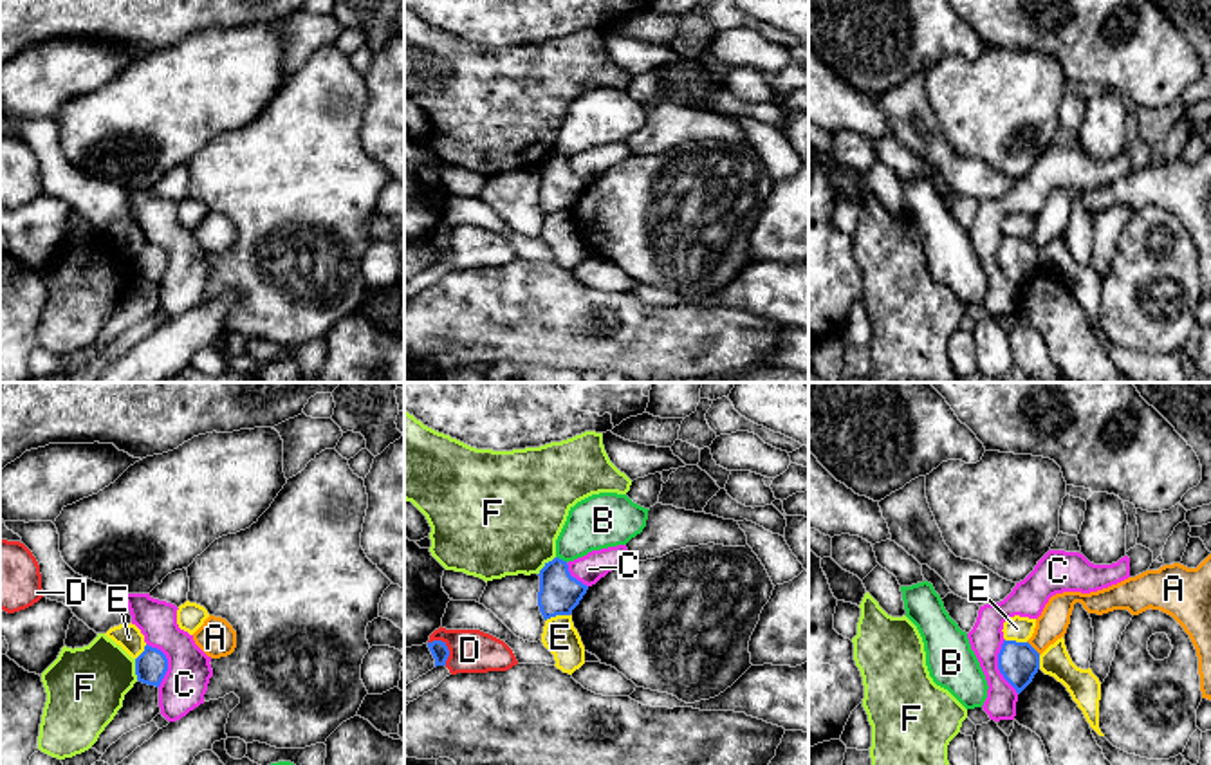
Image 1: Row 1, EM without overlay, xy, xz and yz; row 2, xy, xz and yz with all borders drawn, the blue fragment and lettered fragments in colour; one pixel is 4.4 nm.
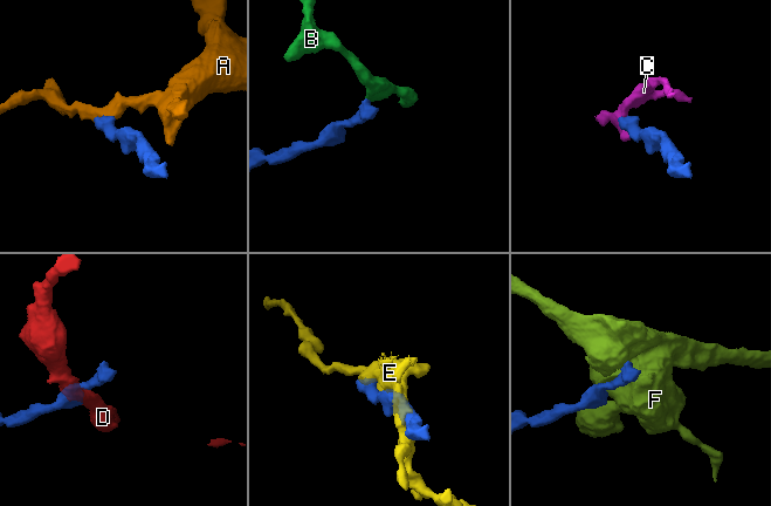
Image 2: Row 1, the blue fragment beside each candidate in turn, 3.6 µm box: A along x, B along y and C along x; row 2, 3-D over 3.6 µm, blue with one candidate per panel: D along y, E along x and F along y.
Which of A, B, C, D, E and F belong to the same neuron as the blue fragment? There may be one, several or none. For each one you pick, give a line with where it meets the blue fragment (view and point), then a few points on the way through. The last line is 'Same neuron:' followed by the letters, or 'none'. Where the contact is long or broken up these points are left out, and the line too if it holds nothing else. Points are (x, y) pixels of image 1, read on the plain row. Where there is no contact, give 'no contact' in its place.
Same neuron: none

